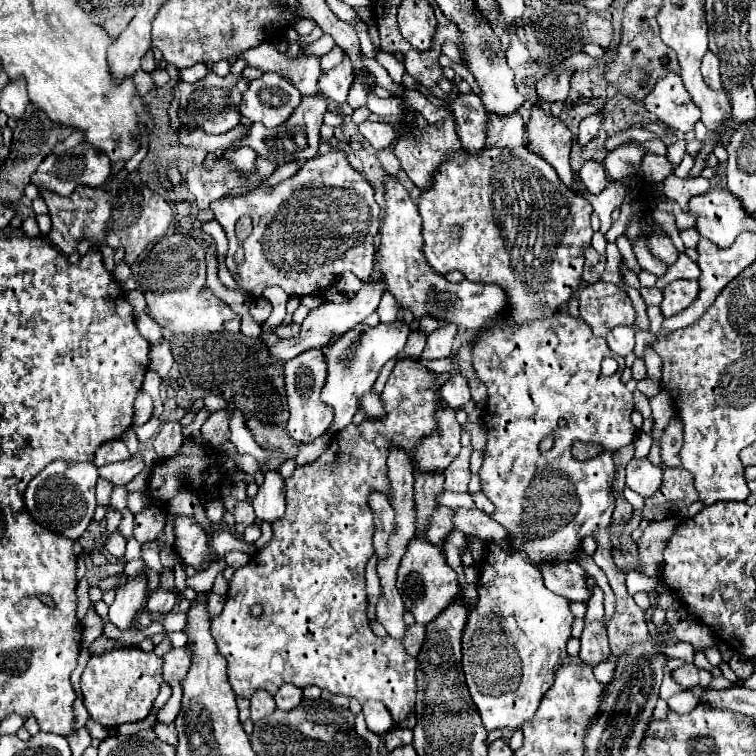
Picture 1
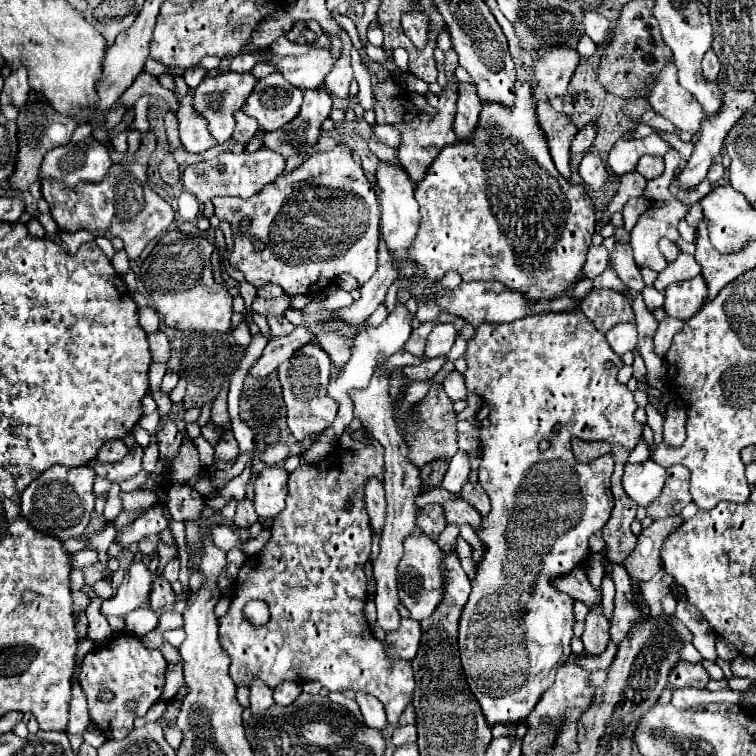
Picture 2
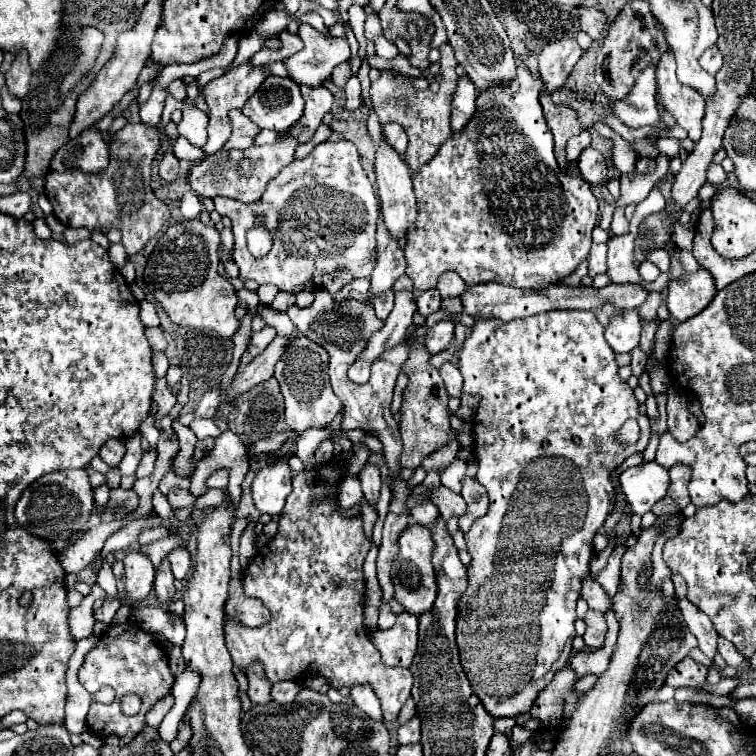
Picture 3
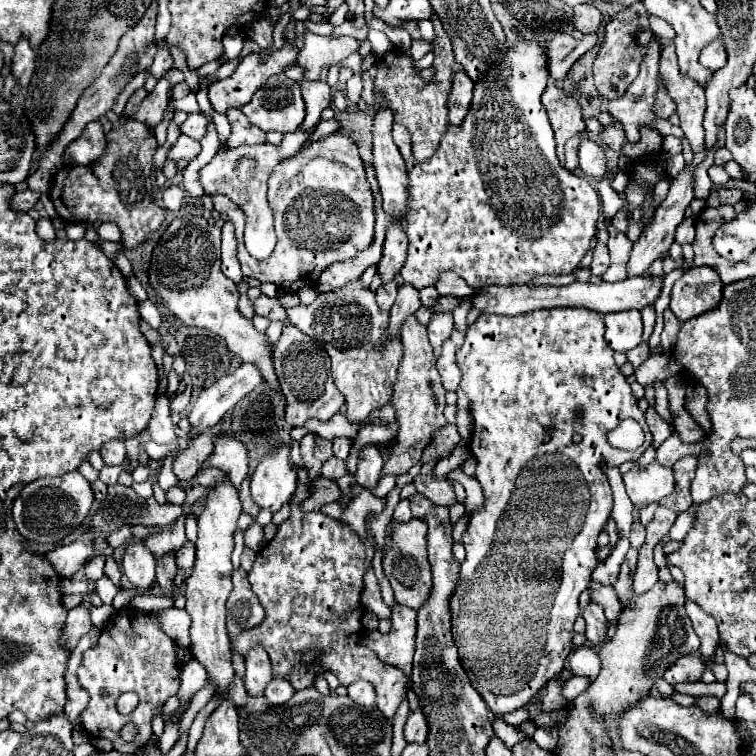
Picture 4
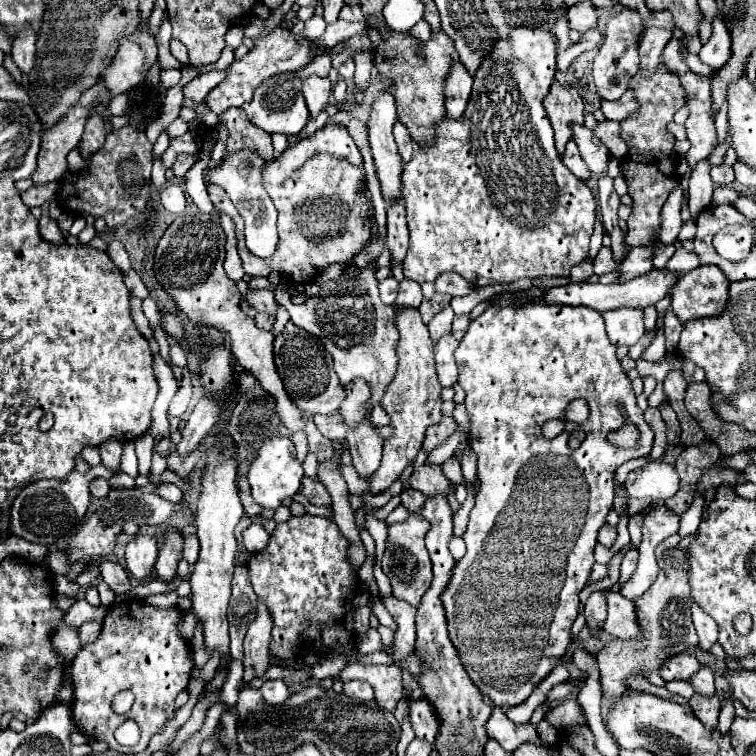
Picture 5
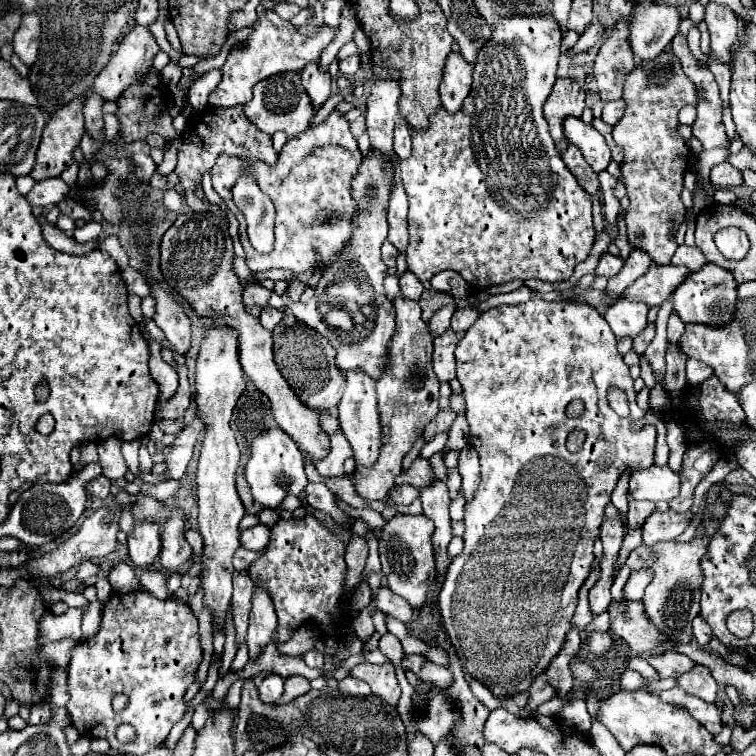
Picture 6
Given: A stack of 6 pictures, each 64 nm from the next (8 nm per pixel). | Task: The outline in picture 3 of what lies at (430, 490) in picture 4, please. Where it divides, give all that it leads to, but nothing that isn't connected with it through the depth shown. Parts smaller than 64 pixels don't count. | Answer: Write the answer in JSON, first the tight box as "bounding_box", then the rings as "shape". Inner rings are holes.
{"bounding_box":[430,486,468,520],"shape":[[[444,486],[432,490],[430,500],[440,508],[444,520],[450,520],[452,516],[462,518],[462,516],[466,516],[466,512],[468,512],[464,498],[462,498],[460,494],[454,494],[454,492],[450,492],[450,490],[444,490]]]}

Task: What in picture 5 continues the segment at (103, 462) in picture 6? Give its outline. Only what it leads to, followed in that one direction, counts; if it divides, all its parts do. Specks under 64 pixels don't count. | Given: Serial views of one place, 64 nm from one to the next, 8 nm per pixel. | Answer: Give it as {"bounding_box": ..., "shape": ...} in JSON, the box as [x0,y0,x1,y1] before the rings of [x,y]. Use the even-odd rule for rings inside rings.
{"bounding_box":[98,438,122,472],"shape":[[[112,438],[112,442],[104,442],[104,446],[98,446],[100,456],[102,456],[102,464],[114,472],[118,472],[120,466],[120,458],[122,458],[122,442]]]}

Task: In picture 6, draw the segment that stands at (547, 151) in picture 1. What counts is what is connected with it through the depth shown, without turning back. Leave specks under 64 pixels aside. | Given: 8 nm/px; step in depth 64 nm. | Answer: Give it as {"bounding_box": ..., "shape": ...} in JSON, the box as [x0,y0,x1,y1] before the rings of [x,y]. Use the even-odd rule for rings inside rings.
{"bounding_box":[544,78,584,152],"shape":[[[558,78],[552,94],[544,104],[544,116],[550,124],[550,134],[560,152],[566,146],[566,136],[562,126],[564,120],[568,116],[580,118],[582,110],[584,110],[584,92],[580,90],[580,86],[570,78]]]}

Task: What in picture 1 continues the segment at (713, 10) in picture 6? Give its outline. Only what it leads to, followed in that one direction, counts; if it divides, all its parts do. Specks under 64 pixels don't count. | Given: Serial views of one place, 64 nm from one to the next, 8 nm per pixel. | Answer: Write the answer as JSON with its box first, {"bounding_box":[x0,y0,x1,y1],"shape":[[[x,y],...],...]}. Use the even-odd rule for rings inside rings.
{"bounding_box":[702,54,724,90],"shape":[[[714,54],[704,56],[704,60],[702,60],[702,76],[704,76],[704,82],[708,84],[708,88],[724,90],[722,76],[720,76],[720,70],[718,70],[718,58]]]}

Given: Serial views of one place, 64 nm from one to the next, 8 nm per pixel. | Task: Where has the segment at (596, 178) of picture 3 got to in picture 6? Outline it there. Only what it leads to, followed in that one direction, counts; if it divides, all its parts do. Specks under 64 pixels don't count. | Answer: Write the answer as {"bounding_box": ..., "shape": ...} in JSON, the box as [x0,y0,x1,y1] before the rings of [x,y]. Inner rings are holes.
{"bounding_box":[564,118,612,172],"shape":[[[566,118],[564,120],[564,134],[570,142],[574,142],[580,148],[584,160],[592,166],[594,172],[602,172],[608,168],[608,164],[612,160],[610,148],[598,130],[584,124],[582,120]]]}

